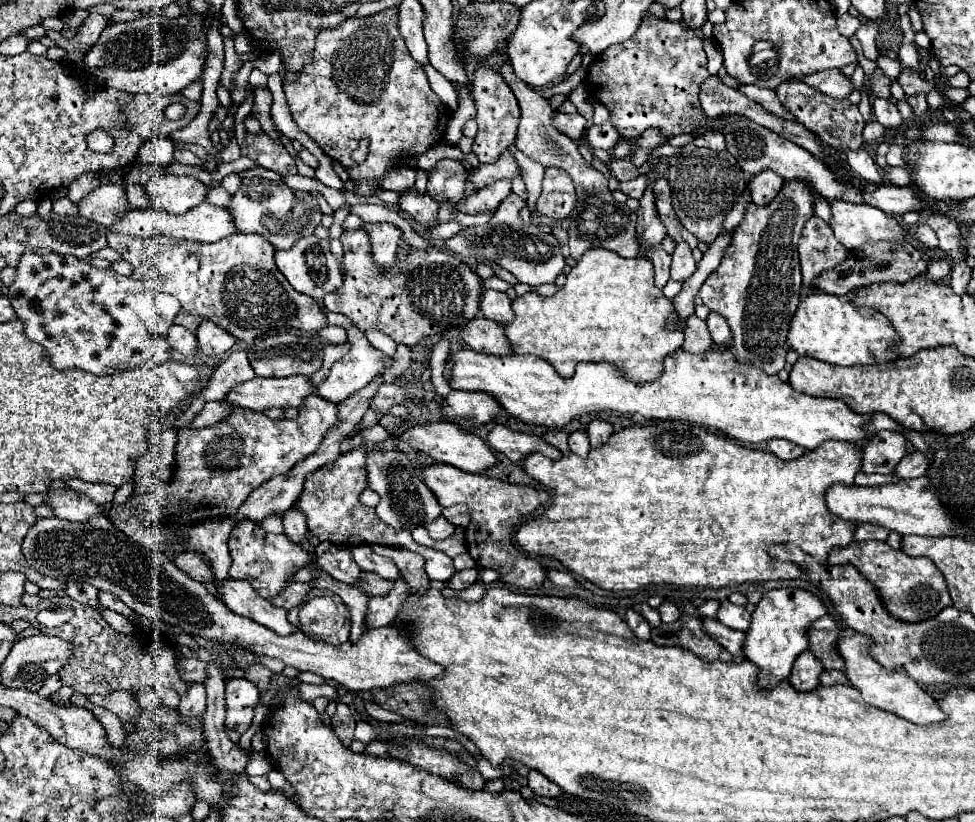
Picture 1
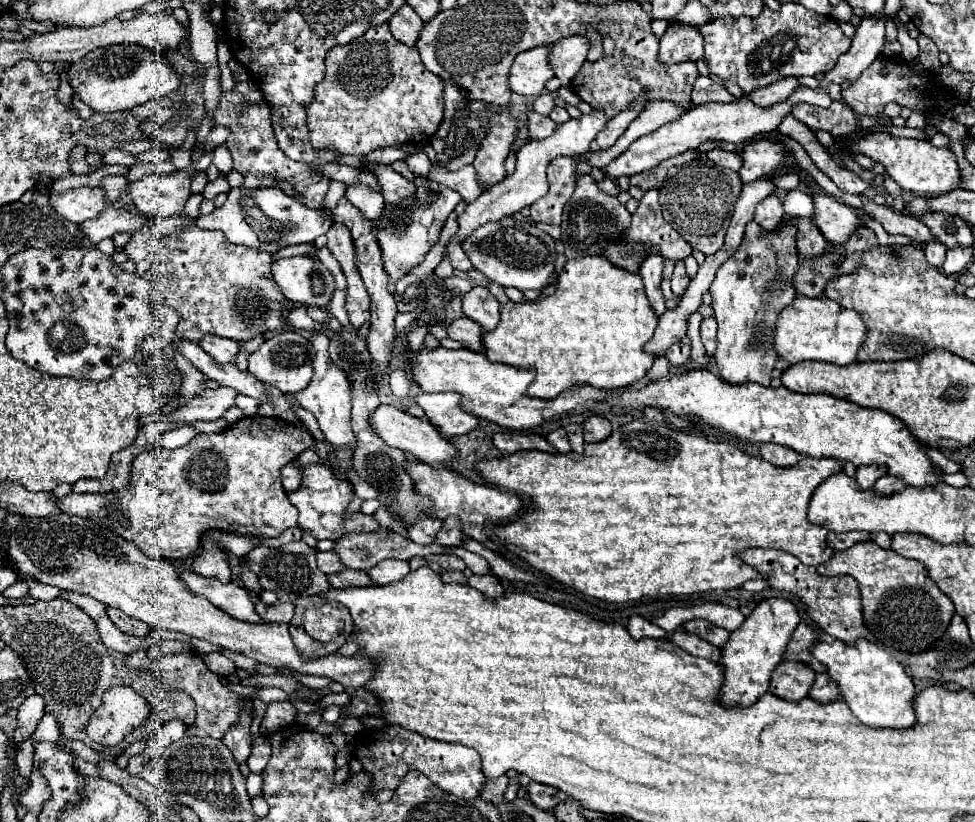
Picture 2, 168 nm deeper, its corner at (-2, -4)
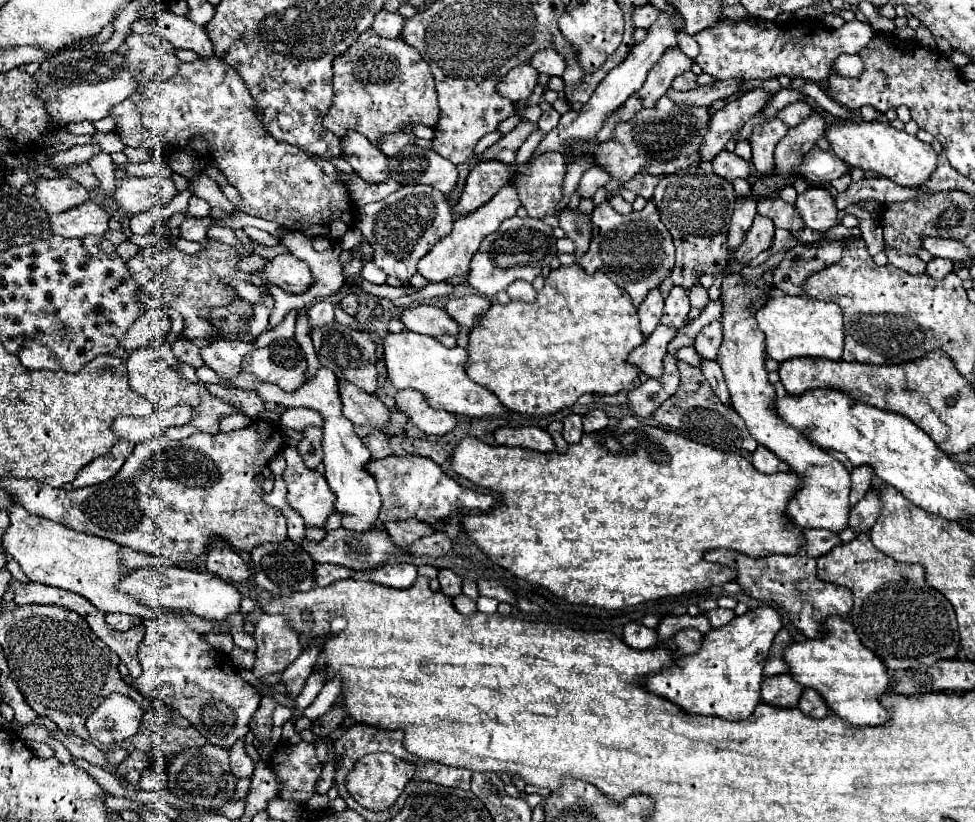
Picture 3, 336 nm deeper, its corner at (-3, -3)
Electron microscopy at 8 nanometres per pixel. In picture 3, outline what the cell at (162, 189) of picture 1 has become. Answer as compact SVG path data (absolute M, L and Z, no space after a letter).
M126 177L116 183L116 203L124 213L140 213L170 203L178 195L170 177Z

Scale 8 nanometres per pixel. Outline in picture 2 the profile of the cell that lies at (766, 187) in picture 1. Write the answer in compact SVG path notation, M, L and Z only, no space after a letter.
M771 194L765 198L757 210L755 210L755 222L765 230L765 232L775 232L779 230L783 220L783 204L777 194Z

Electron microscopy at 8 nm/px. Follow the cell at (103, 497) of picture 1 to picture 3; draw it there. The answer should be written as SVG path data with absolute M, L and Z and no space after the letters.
M120 439L110 449L108 455L102 455L96 461L92 461L90 465L86 465L78 473L78 477L74 479L72 485L78 489L78 487L90 487L90 485L98 485L98 483L108 481L110 477L114 477L120 471L120 467L124 465L124 461L132 453L132 449L134 449L134 445L130 445L130 441Z

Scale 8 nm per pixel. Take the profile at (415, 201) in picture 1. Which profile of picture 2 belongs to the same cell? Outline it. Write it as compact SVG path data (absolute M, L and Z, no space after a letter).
M377 164L373 170L373 176L377 178L379 186L381 186L381 194L387 202L399 202L403 198L411 198L415 184L407 178L403 178L401 174L397 174L391 166L385 164Z

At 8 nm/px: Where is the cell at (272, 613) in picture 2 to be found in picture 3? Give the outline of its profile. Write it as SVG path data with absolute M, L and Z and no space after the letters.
M260 613L256 617L254 639L258 649L252 673L258 679L268 673L284 671L302 653L298 631L292 629L290 619L280 613Z

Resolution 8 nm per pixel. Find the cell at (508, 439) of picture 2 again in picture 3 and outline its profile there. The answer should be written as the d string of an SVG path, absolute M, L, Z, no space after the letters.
M500 427L494 431L498 445L508 447L522 447L522 449L534 449L542 453L554 451L554 441L548 431L540 427Z

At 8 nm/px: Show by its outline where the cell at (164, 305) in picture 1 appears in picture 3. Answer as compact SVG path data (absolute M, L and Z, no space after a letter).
M148 309L122 337L120 347L128 351L152 347L168 339L168 333L170 333L170 317L162 309Z

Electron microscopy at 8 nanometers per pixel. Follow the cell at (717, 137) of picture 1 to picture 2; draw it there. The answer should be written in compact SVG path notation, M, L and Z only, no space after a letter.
M719 148L707 152L707 158L709 158L711 162L723 166L723 168L733 170L733 172L739 172L739 168L743 166L743 160L741 160L739 154L735 154L735 152L727 152L727 150L719 150Z

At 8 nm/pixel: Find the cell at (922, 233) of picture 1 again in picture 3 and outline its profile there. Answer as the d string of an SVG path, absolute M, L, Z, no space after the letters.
M936 257L926 265L926 273L934 279L942 279L942 277L946 277L946 273L952 273L952 271L954 271L954 263L946 261L942 257Z

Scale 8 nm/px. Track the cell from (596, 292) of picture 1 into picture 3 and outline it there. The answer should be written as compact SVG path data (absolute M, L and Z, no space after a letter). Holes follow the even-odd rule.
M572 263L550 271L534 303L492 303L482 315L482 321L470 331L468 361L464 367L472 381L492 391L504 407L516 413L546 415L574 405L584 393L614 395L626 389L626 385L638 377L638 369L634 369L626 357L634 347L642 345L644 339L646 337L642 337L642 331L638 329L638 307L626 297L626 291L600 271L586 273L578 263ZM518 395L526 407L514 407L514 397Z

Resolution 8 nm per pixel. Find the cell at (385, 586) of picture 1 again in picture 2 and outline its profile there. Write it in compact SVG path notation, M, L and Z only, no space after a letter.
M341 570L327 576L329 584L333 588L347 588L347 586L369 586L373 580L367 574L361 574L361 570Z

